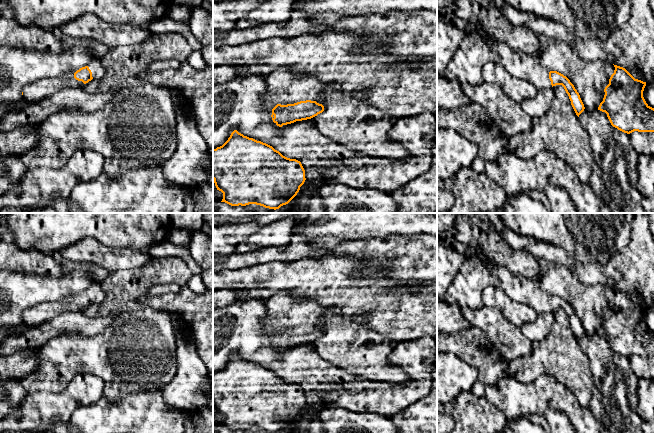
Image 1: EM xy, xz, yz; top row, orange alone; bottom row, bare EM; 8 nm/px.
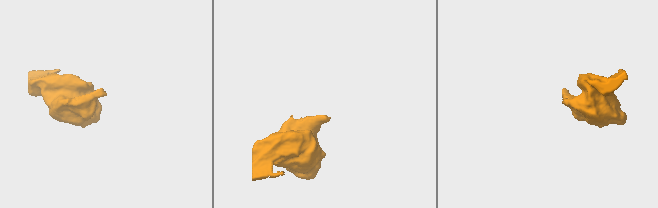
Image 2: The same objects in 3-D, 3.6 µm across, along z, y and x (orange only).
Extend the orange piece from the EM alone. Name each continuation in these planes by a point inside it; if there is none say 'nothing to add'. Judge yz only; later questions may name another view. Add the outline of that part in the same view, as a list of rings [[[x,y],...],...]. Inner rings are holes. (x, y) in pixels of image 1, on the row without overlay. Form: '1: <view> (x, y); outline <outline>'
1: yz (520, 289); outline [[[469,245],[465,257],[476,254],[491,270],[493,276],[497,276],[500,287],[505,294],[517,303],[523,303],[533,308],[536,313],[543,314],[551,309],[549,294],[540,287],[540,278],[526,278],[511,273],[505,267],[500,267],[483,253],[478,245]]]

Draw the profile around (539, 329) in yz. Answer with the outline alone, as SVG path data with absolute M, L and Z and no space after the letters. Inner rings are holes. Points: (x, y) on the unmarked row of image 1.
M552 311L539 314L535 321L526 323L521 327L522 333L532 342L545 339L553 324L555 316Z

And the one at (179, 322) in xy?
M174 314L174 315L175 315L174 323L173 323L174 328L176 330L183 329L184 325L185 325L184 317L180 314Z

